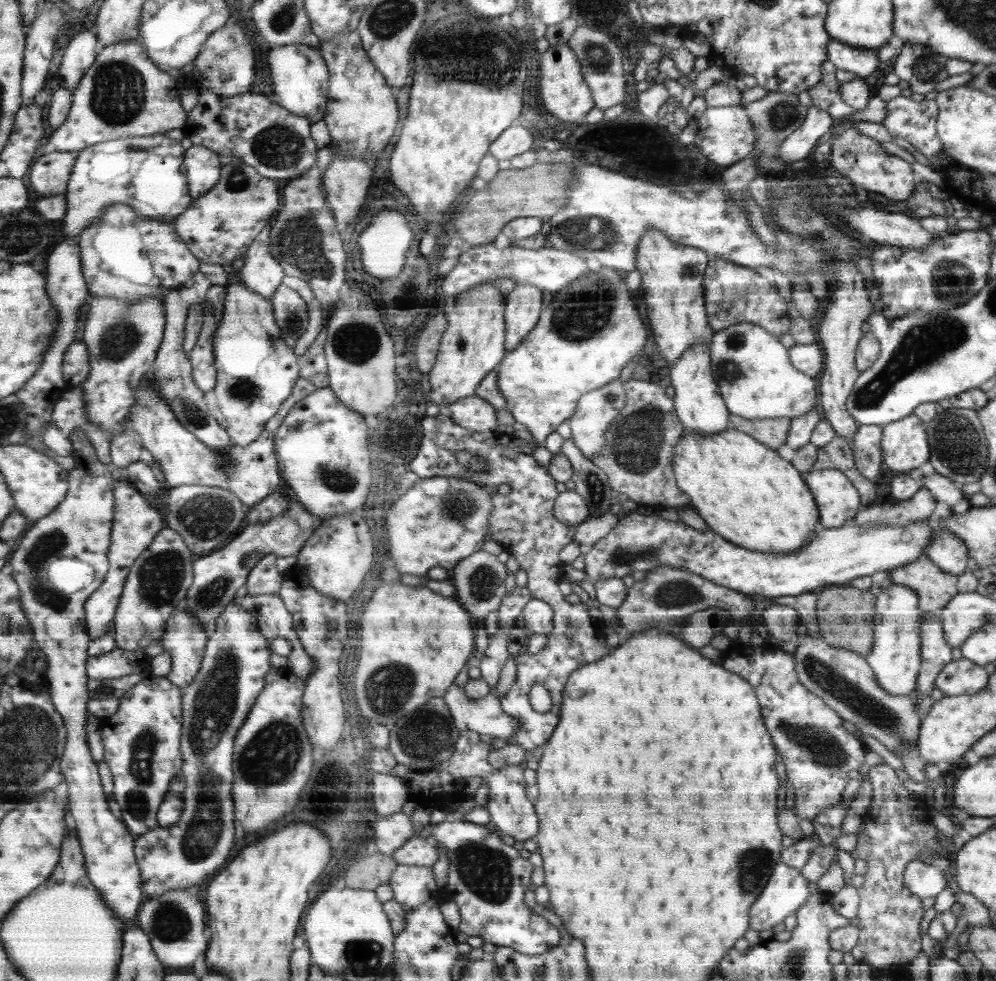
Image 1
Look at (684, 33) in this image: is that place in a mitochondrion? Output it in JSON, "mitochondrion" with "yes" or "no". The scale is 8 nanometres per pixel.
{"mitochondrion":"no"}

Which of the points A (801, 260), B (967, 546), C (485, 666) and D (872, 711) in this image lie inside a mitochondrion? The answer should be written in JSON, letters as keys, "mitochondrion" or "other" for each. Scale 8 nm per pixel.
{"A":"mitochondrion","B":"other","C":"other","D":"mitochondrion"}

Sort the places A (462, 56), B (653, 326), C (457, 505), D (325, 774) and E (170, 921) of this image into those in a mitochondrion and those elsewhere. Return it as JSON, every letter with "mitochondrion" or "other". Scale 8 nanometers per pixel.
{"A":"mitochondrion","B":"other","C":"mitochondrion","D":"mitochondrion","E":"mitochondrion"}

